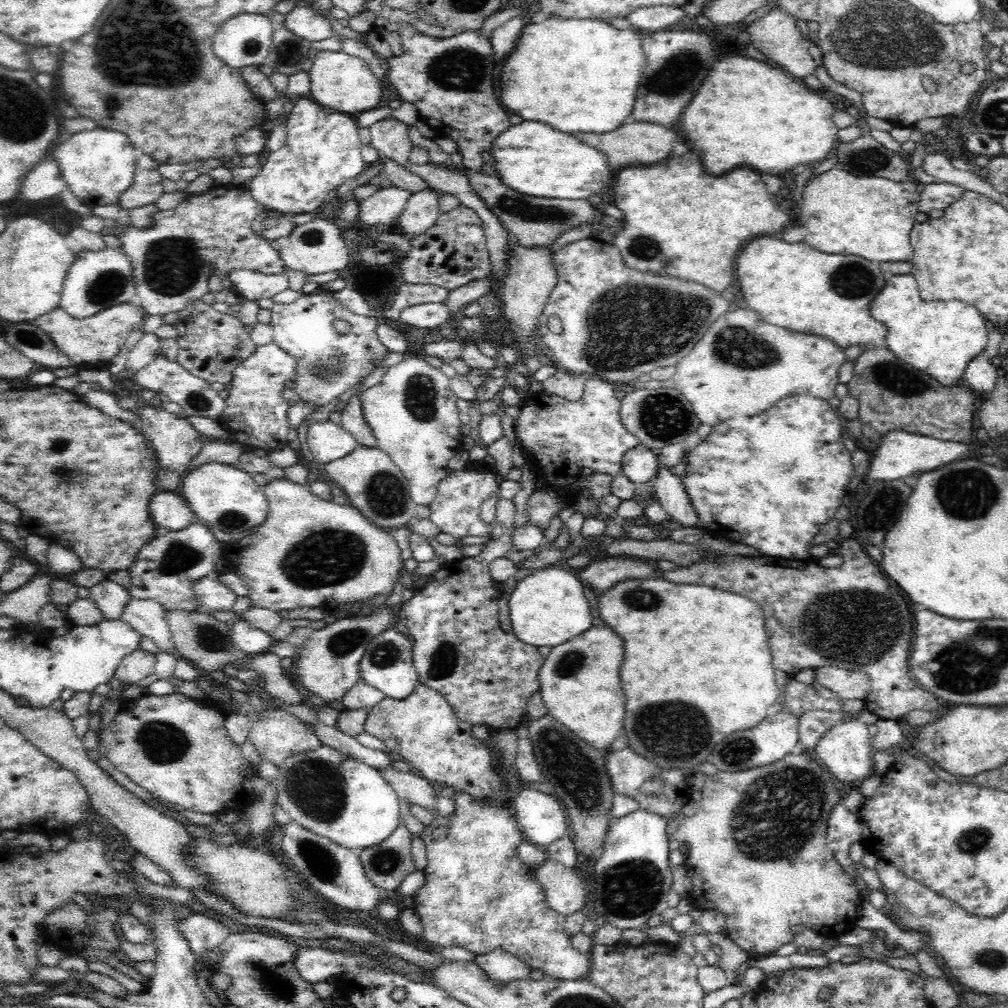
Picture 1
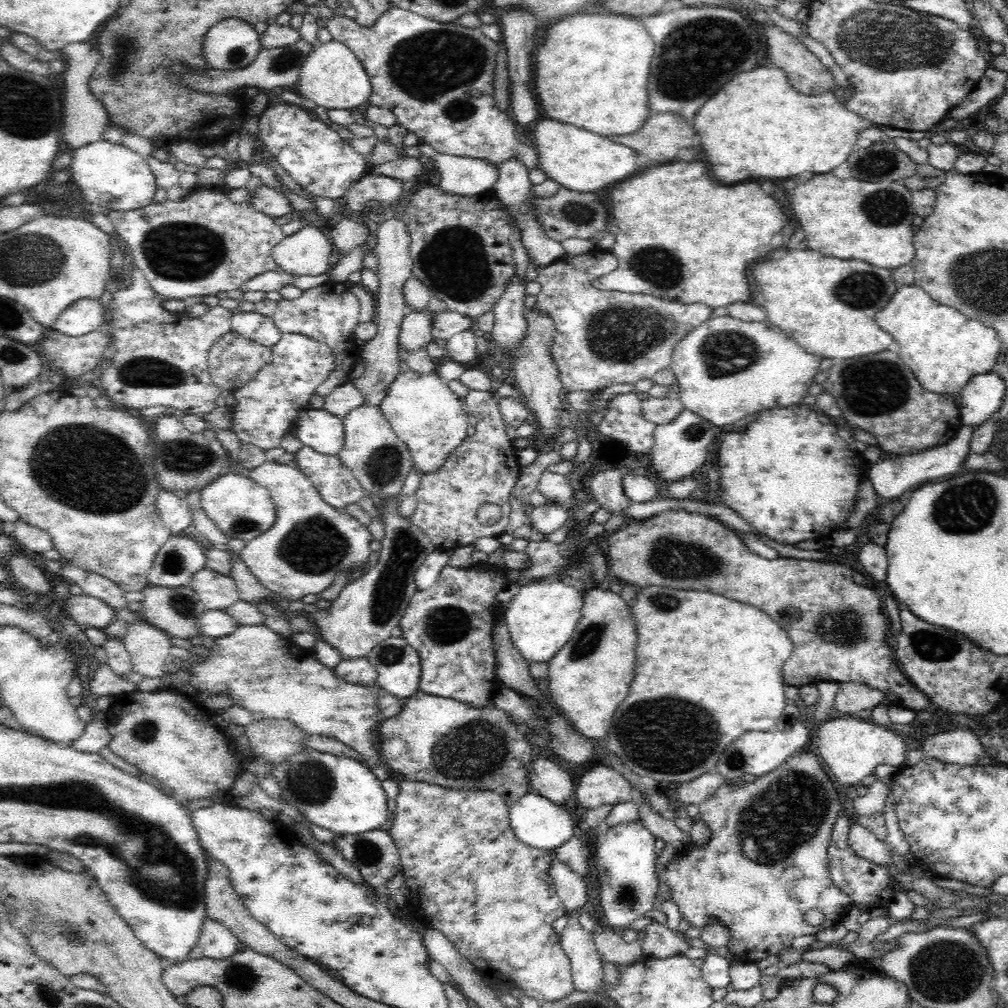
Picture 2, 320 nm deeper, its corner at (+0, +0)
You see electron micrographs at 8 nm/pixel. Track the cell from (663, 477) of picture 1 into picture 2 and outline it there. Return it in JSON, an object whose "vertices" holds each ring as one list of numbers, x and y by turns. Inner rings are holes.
{"vertices":[[684,407,684,410,674,420,655,428,654,446,649,453,651,463,644,470,658,472,659,476,668,482,691,475,704,464,706,454,708,454,708,446,714,442,714,438,718,434,719,429,716,425]]}

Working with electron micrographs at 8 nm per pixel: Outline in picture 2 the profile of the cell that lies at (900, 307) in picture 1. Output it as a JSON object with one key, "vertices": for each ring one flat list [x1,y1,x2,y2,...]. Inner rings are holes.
{"vertices":[[904,286,878,314,878,326,892,335,895,347,901,354,904,364,915,374,920,384,930,392,958,396,972,377,992,372,1001,356,1002,342,996,330,983,322,968,318,958,309,946,306,933,300,920,286]]}

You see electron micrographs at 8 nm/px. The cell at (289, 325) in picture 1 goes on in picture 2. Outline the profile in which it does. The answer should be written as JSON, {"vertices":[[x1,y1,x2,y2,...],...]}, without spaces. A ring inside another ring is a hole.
{"vertices":[[331,282,304,290,300,298,280,300,277,311,272,316,276,326,283,333,300,333,326,343,336,358,336,368,328,374,326,382,320,384,316,394,327,397,336,387,349,382,349,375,357,361,361,359,361,348,353,338,354,327,360,322,360,302,350,292,345,283]]}

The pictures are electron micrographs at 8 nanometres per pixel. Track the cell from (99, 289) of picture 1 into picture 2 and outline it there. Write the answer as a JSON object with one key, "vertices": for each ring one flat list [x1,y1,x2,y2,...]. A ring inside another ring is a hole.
{"vertices":[[100,299,80,300,68,306,49,328,69,336,82,336,103,328,104,312,106,306]]}

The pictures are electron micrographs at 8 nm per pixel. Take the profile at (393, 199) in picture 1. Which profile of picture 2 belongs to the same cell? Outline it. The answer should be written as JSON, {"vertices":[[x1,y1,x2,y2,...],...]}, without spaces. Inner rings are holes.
{"vertices":[[343,217,334,224,332,230,332,245,340,256,355,250,357,246,366,243,373,226,368,221,358,224,357,220]]}

